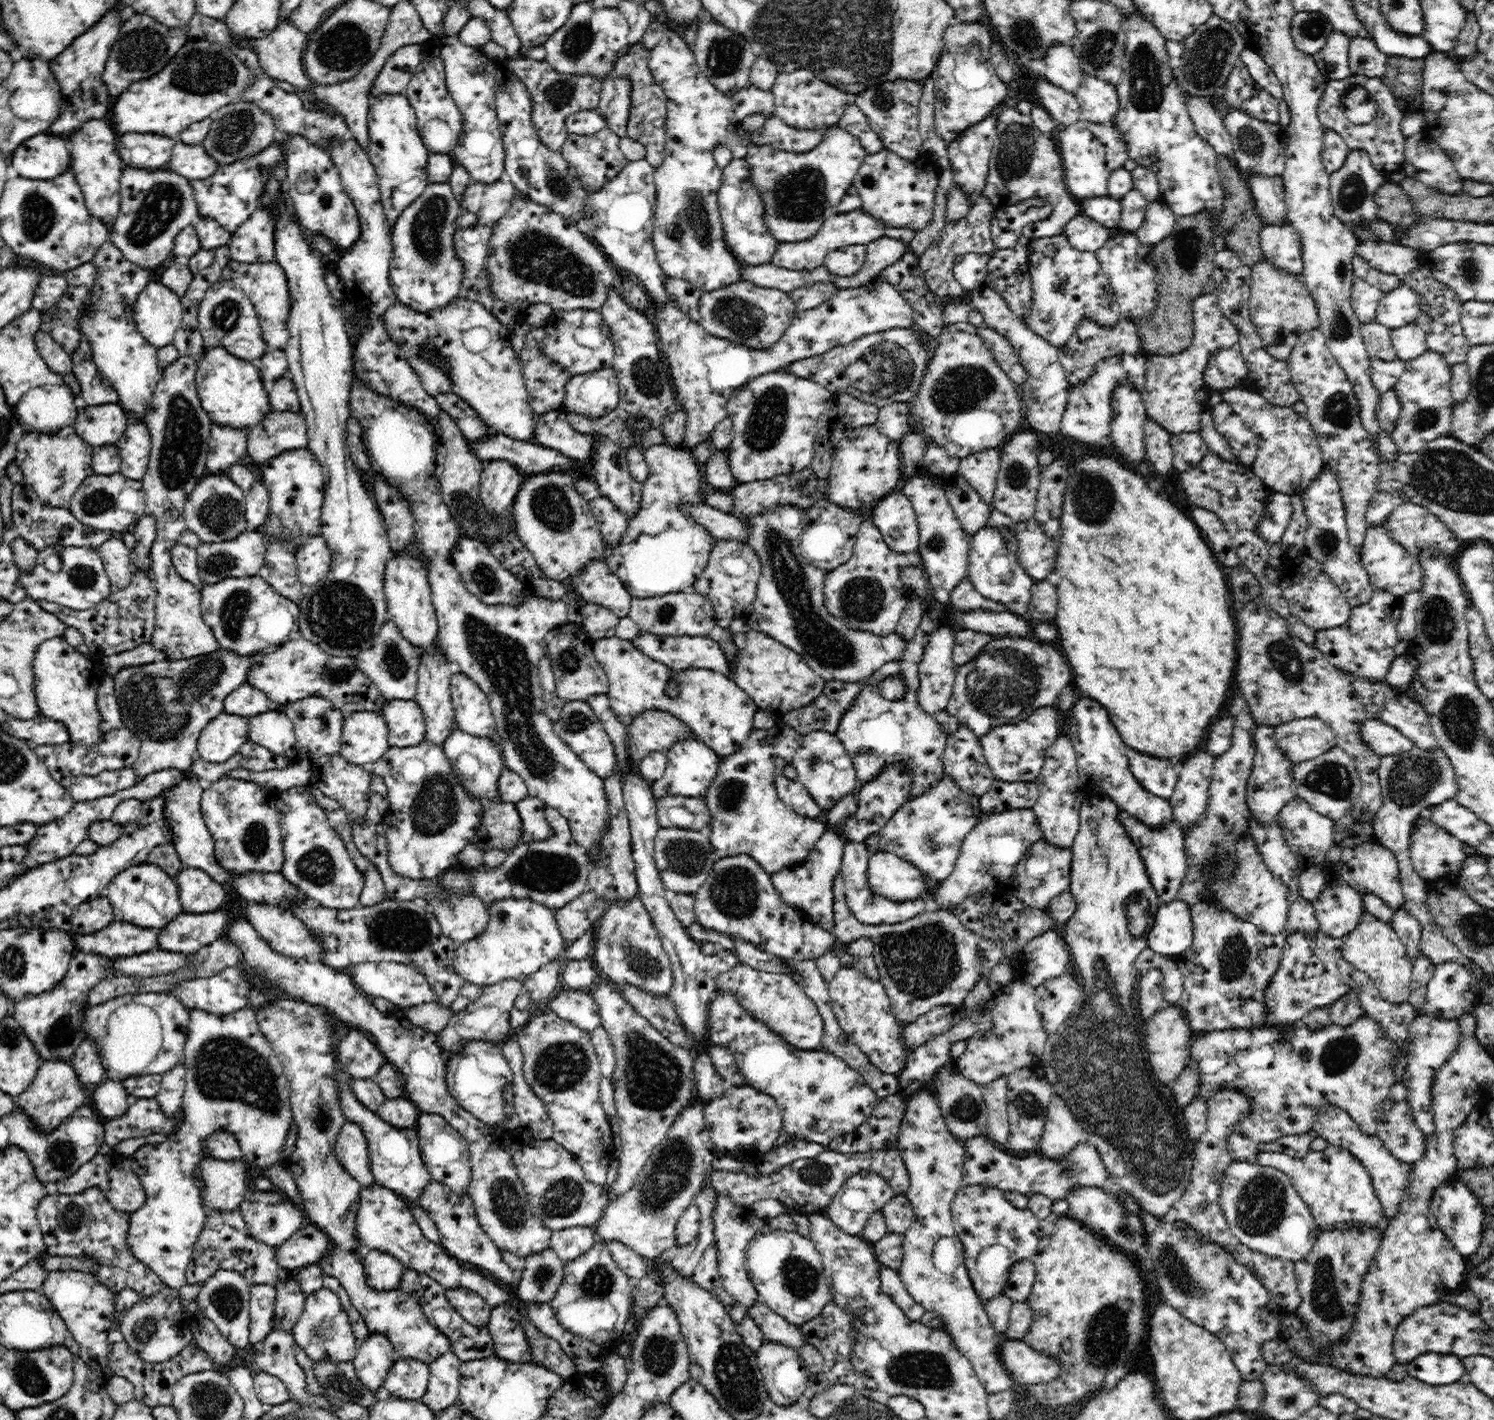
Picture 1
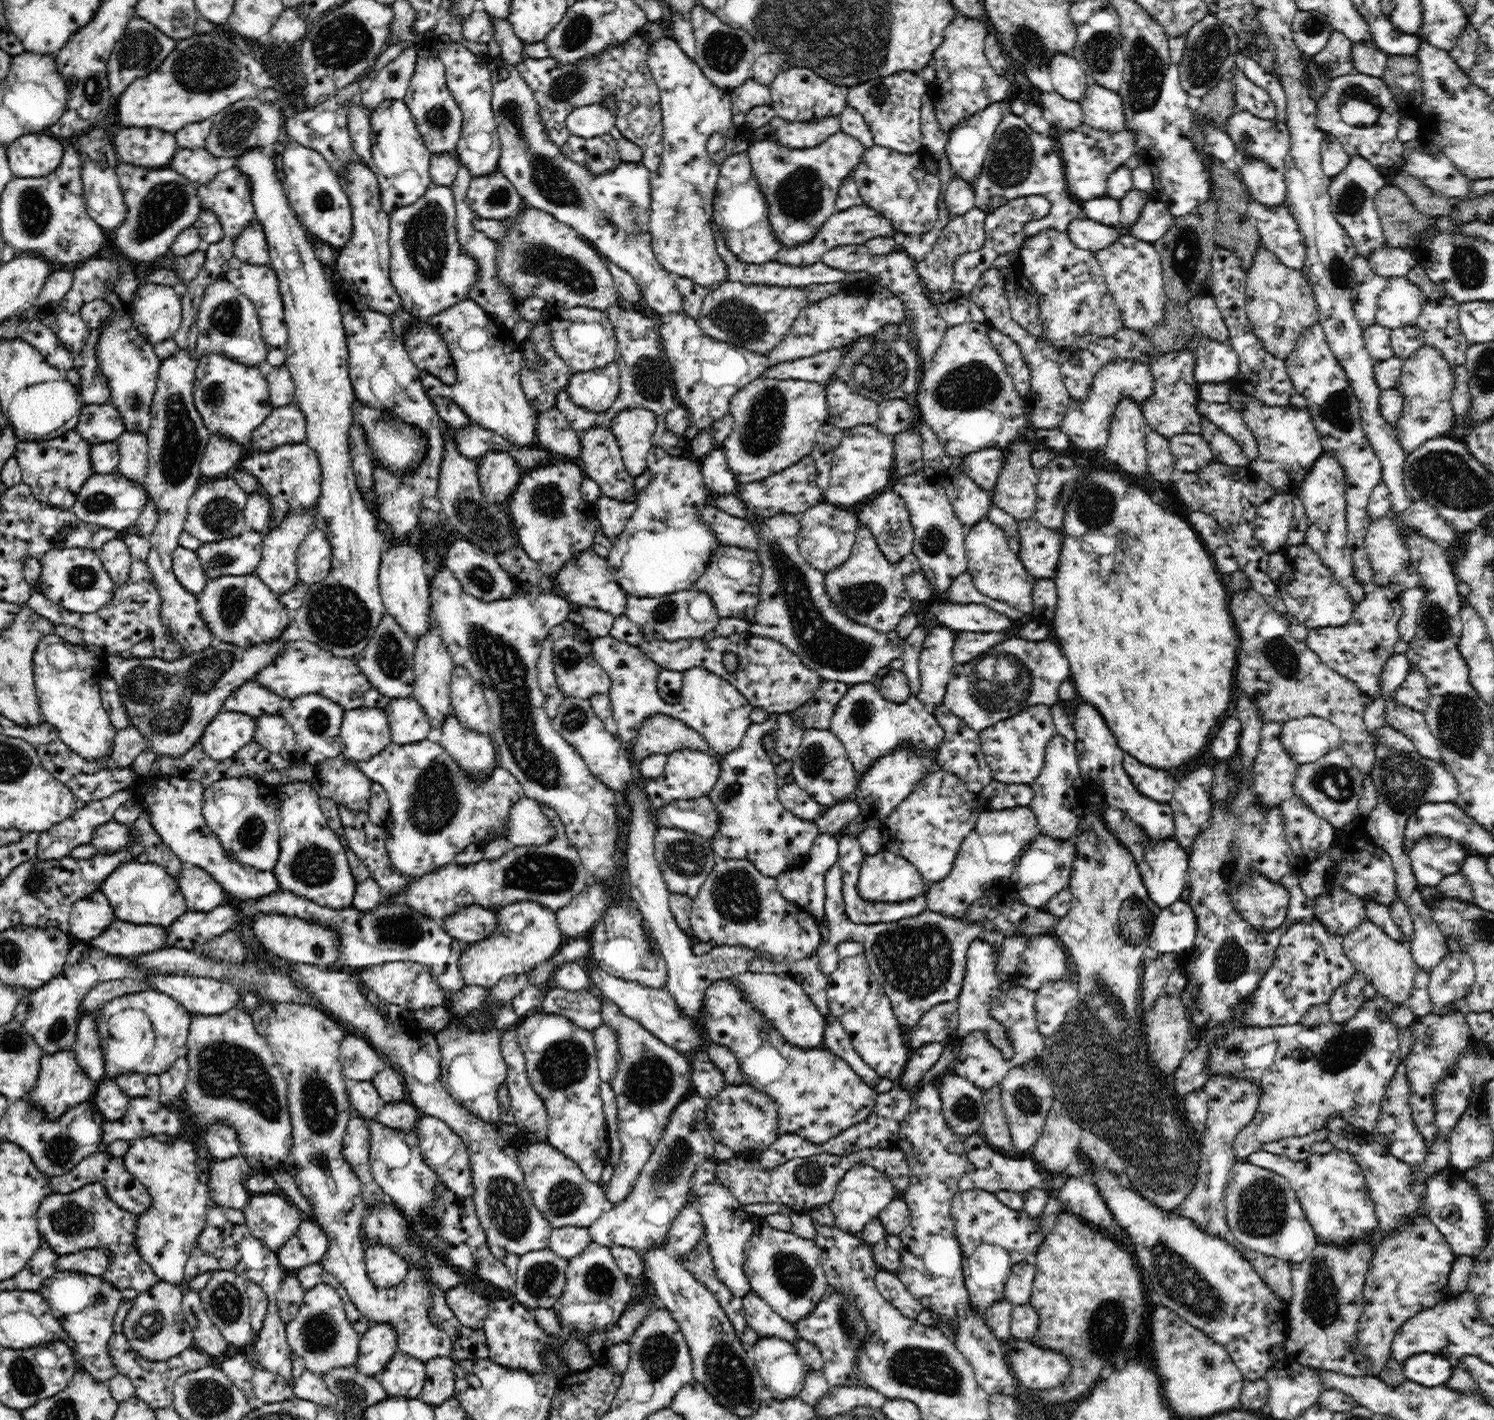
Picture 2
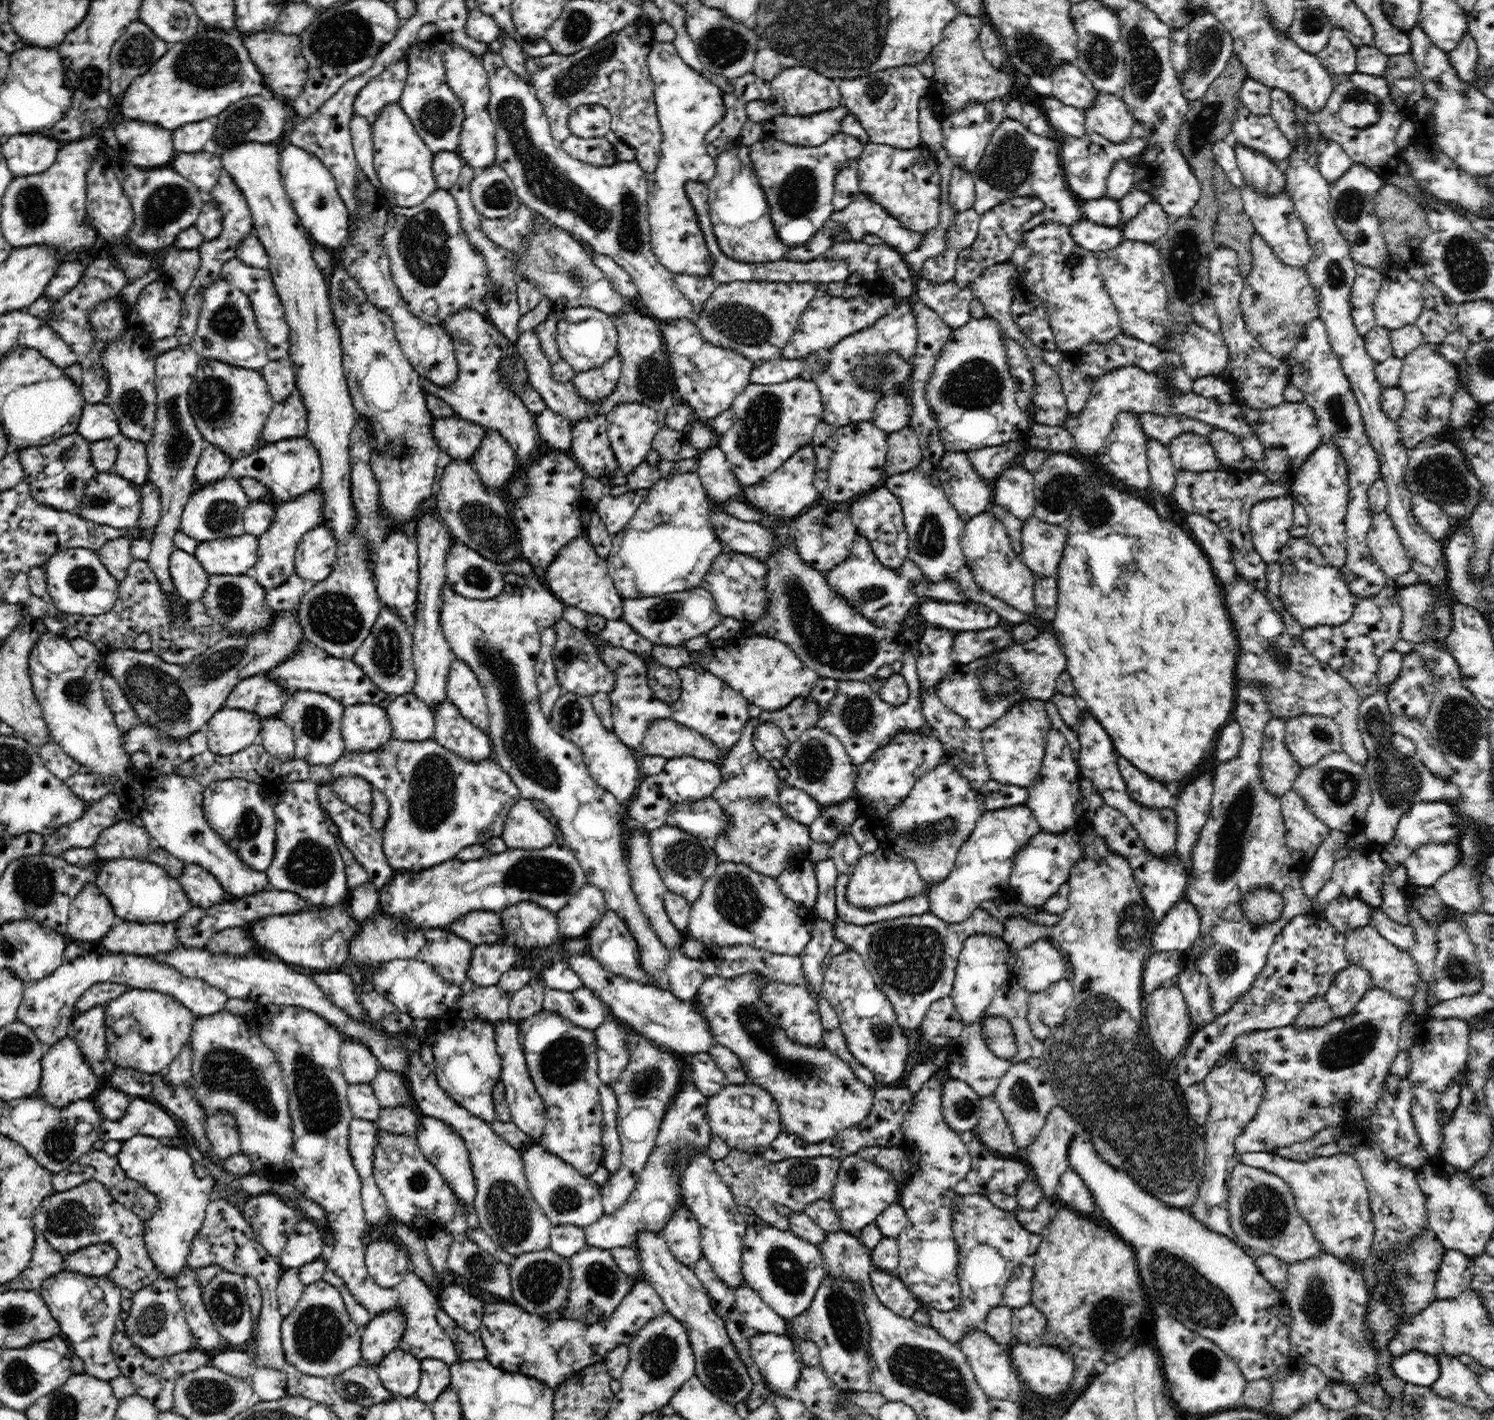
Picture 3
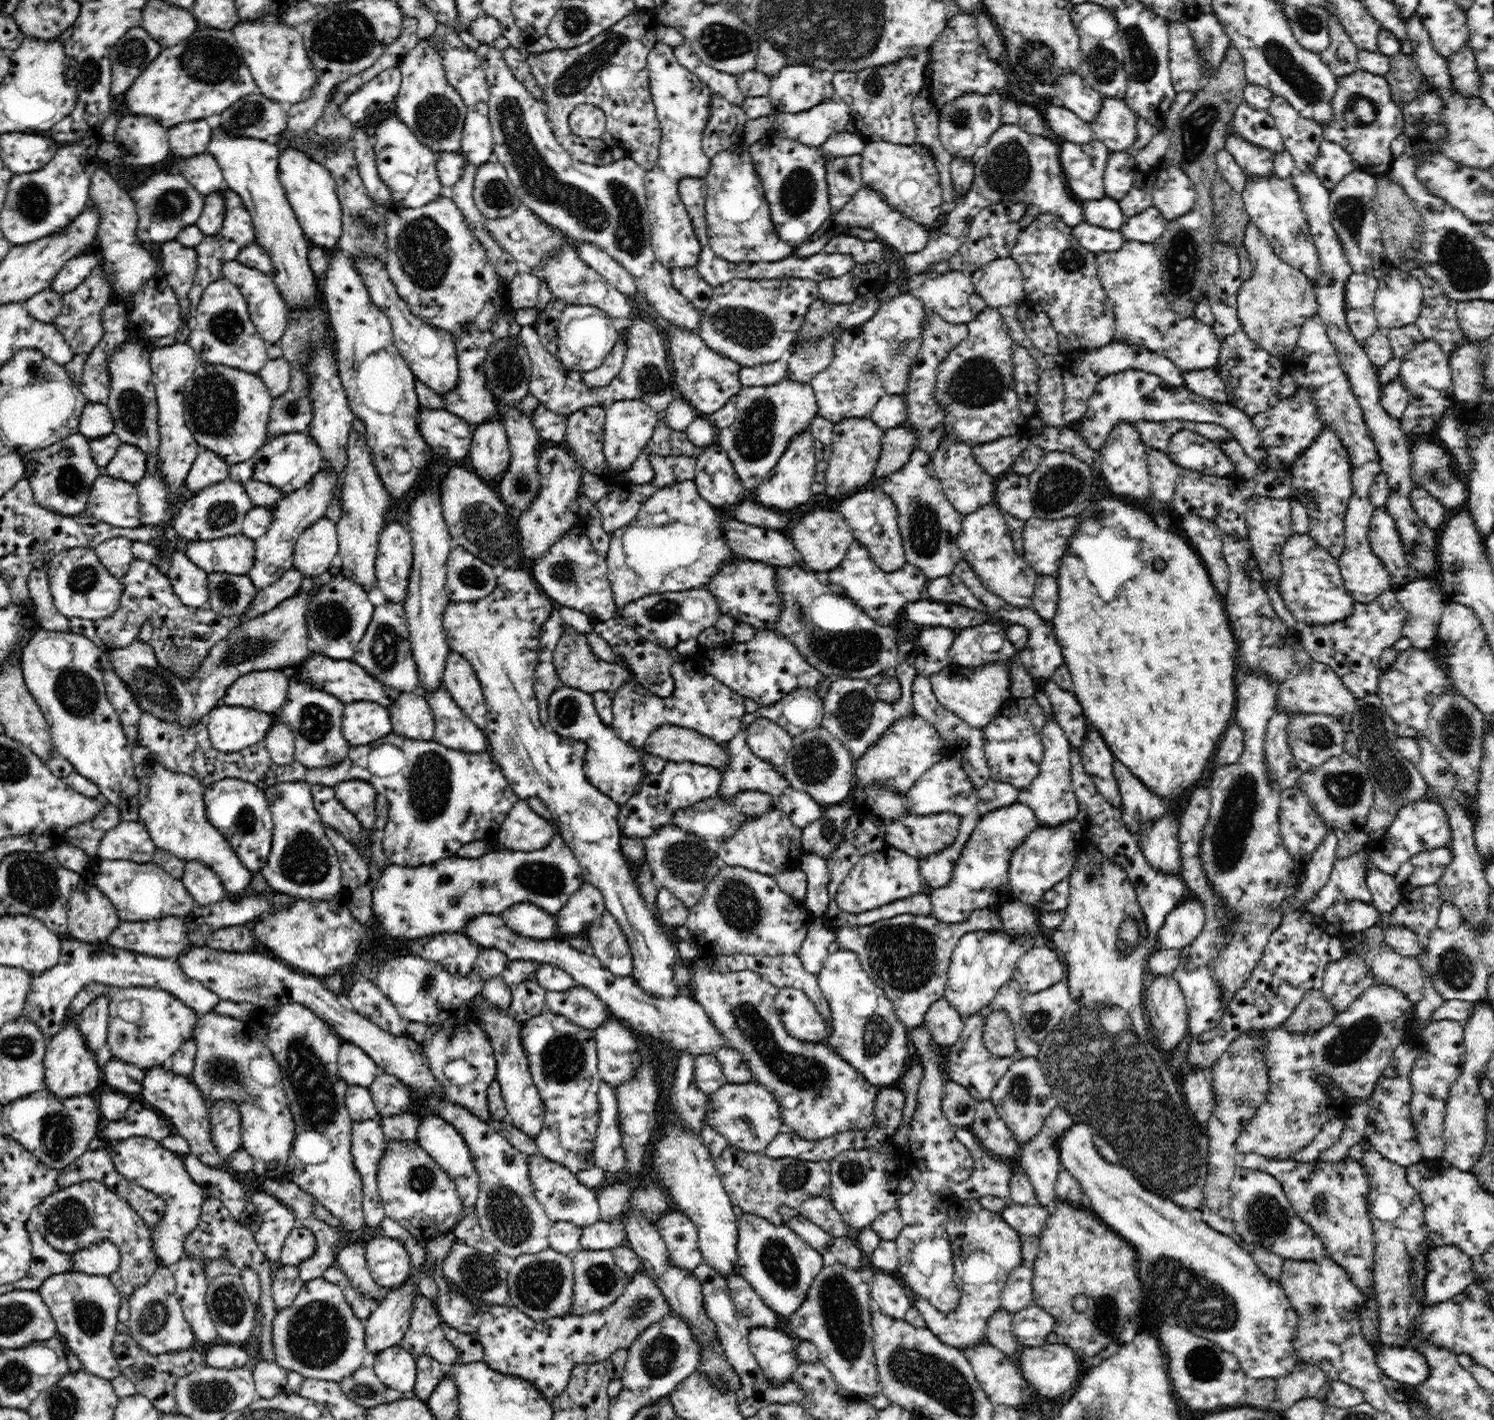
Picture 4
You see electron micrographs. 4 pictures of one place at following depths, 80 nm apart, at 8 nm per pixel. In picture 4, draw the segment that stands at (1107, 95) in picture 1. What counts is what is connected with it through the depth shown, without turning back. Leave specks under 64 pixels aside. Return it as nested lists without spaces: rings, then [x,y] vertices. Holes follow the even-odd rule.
[[[1103,98],[1096,120],[1088,123],[1096,140],[1103,142],[1111,152],[1124,152],[1136,142],[1138,116],[1124,99]]]

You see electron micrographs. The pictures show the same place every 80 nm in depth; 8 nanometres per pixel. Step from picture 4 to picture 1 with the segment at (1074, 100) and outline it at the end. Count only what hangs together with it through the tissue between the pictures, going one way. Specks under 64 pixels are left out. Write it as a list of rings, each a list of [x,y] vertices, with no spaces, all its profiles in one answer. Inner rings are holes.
[[[1057,43],[1050,46],[1042,59],[1045,78],[1052,84],[1075,94],[1086,75],[1080,66],[1075,51],[1070,45]]]

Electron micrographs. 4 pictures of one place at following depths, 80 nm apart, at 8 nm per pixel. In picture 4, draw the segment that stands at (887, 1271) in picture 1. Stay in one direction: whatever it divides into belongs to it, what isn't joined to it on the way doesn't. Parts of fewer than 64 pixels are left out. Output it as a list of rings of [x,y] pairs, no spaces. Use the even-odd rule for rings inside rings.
[[[877,1271],[870,1292],[873,1305],[886,1316],[902,1319],[913,1307],[910,1288],[903,1285],[894,1273]]]

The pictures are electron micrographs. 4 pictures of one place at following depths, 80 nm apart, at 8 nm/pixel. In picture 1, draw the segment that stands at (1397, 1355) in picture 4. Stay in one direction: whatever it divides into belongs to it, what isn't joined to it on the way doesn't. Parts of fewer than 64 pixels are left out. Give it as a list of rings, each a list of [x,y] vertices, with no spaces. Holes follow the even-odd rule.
[[[1426,1353],[1407,1364],[1408,1375],[1431,1384],[1449,1385],[1466,1379],[1466,1369],[1461,1358],[1450,1354]]]

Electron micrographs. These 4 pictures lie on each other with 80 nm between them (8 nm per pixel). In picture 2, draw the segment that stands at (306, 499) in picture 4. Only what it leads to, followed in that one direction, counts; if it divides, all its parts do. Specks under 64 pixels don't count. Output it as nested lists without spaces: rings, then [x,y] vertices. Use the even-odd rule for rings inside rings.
[[[316,506],[305,510],[306,512],[302,512],[302,514],[288,512],[286,518],[282,519],[276,526],[272,526],[272,529],[266,535],[263,535],[261,559],[259,565],[253,570],[253,573],[266,586],[269,586],[272,592],[278,595],[290,590],[295,585],[295,582],[298,581],[296,565],[297,550],[309,531],[315,528],[316,513],[313,510],[316,510]]]

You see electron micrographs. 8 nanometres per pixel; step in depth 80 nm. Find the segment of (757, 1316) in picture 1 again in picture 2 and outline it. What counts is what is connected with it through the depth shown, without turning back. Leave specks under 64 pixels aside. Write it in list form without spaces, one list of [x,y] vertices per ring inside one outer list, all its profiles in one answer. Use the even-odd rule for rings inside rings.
[[[754,1291],[743,1296],[742,1306],[748,1327],[758,1332],[758,1336],[780,1338],[791,1344],[800,1340],[794,1323],[788,1322],[774,1312],[772,1307]]]

